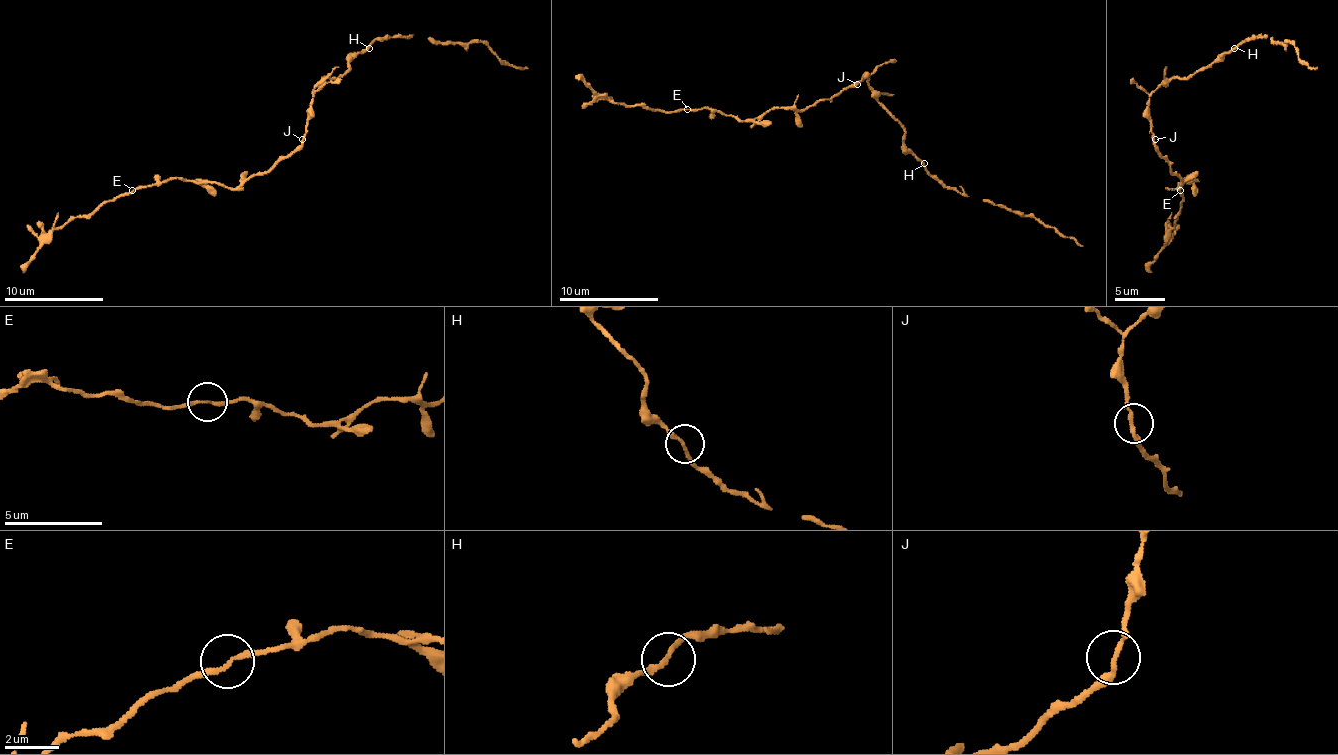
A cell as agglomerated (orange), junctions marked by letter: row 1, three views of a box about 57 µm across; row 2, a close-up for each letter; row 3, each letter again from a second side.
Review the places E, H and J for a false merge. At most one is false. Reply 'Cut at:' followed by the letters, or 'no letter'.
Cut at: no letter

